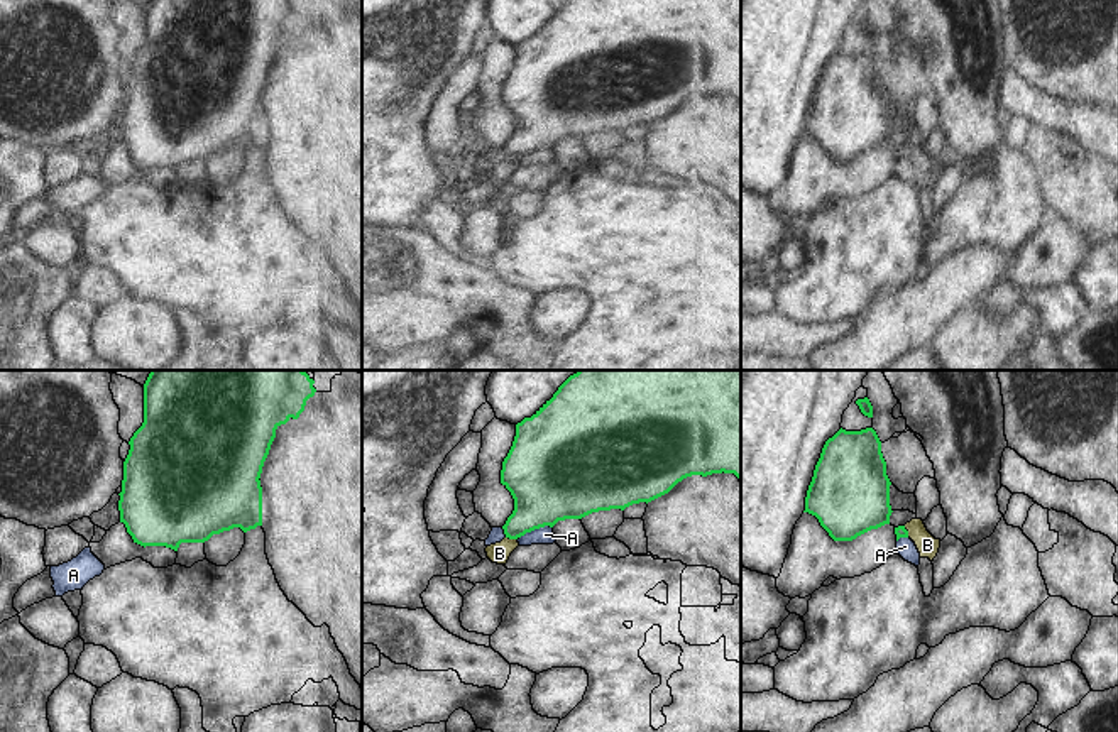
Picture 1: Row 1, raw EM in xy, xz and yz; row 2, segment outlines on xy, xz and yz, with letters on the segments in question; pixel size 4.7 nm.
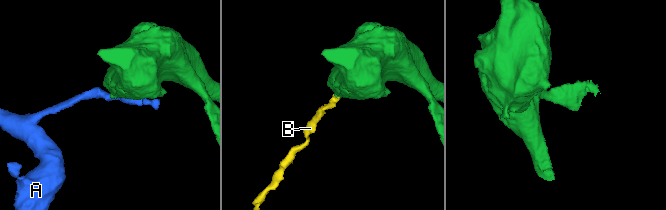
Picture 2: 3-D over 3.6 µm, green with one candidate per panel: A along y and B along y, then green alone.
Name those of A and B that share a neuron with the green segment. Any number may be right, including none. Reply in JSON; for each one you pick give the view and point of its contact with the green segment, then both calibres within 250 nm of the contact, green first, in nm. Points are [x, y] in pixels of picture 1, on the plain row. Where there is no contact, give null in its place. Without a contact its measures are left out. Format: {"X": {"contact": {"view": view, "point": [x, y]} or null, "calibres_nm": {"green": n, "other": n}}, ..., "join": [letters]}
{"B": {"contact": {"view": "xz", "point": [513, 159]}, "calibres_nm": {"green": 280, "other": 100}}, "join": ["B"]}

